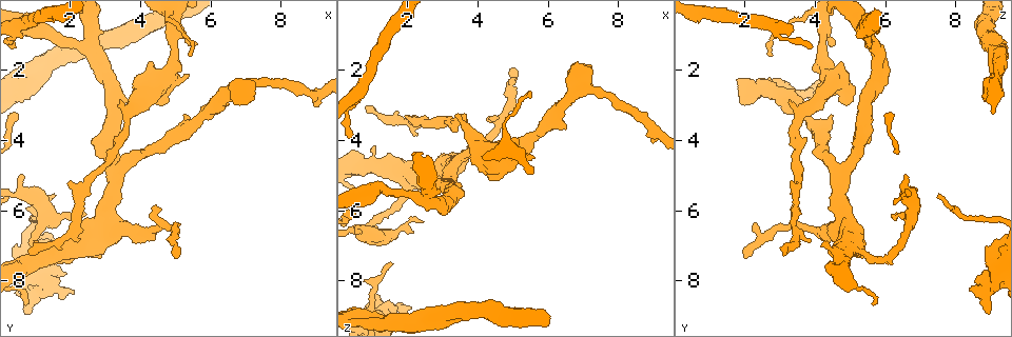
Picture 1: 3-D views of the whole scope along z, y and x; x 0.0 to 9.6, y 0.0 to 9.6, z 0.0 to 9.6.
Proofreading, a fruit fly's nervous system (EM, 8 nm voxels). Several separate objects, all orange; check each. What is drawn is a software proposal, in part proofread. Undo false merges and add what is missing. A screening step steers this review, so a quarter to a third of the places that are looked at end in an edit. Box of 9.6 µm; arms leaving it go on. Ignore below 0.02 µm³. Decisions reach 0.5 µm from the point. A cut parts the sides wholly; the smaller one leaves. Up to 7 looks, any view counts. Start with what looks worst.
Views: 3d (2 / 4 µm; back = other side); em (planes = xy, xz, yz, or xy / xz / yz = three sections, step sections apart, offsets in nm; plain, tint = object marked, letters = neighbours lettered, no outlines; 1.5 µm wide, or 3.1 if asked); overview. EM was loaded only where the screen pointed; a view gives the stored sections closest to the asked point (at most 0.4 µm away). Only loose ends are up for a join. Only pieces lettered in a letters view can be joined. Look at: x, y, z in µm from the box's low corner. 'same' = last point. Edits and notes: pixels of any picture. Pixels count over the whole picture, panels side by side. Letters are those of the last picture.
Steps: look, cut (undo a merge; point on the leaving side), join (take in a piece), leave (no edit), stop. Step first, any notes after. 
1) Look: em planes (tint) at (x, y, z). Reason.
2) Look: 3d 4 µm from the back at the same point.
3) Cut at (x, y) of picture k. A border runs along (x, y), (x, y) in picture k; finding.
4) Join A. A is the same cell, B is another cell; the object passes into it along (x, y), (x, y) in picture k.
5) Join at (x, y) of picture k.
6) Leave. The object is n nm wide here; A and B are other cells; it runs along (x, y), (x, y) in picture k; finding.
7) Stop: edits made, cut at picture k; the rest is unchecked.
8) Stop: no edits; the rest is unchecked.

Look: em xz step 4 (letters) at (0.95, 7.35, 3.15). An open end.

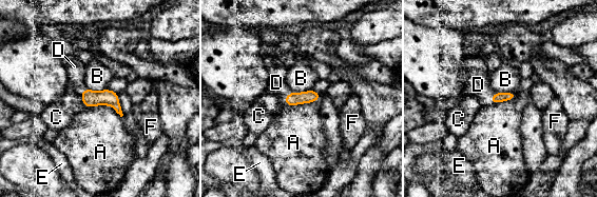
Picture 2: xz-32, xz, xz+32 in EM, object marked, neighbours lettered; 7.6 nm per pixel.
Join D. The longest contact is with A, 300 nm; D is the same cell, A, B, C, E and F are other cells; the object passes into it along (293, 98), (285, 98), (276, 82) in picture 2; the cell continues.

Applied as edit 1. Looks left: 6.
Look: overview.

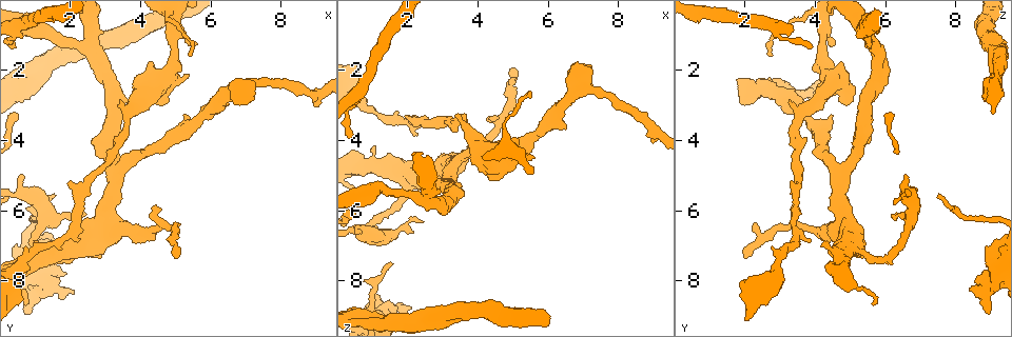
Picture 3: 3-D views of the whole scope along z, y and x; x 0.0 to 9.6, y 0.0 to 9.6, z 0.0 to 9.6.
Look: em yz step 4 (letters) at (4.55, 3.05, 4.90). Branch stops here.

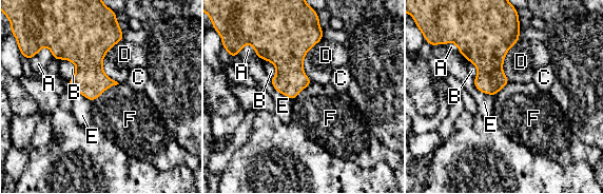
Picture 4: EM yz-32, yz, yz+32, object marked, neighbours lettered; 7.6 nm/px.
Look: em planes (letters) at the same point. Cut it another way.

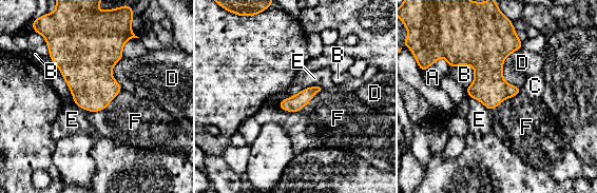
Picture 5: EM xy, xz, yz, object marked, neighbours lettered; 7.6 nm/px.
Leave. The longest contact is with E, 360 nm; A, B, C, D, E and F are other cells; a border runs along (321, 89), (299, 111), (277, 107) in picture 5; none of them fits.

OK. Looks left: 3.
Look: em planes (letters) at (6.85, 2.25, 1.75). Stops while still wide.

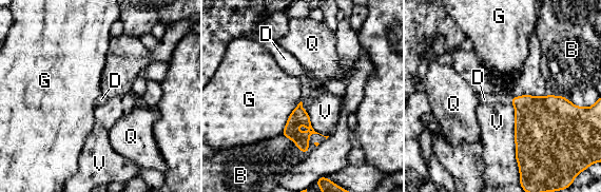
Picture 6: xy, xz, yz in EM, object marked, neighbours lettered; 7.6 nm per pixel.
Join D. The longest contact is with V, 500 nm; D is the same cell, B, G, Q and V are other cells; the cell continues.

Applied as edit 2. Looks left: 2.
Stop: edits made, join at picture 2, join at picture 6; the rest is unchecked.

